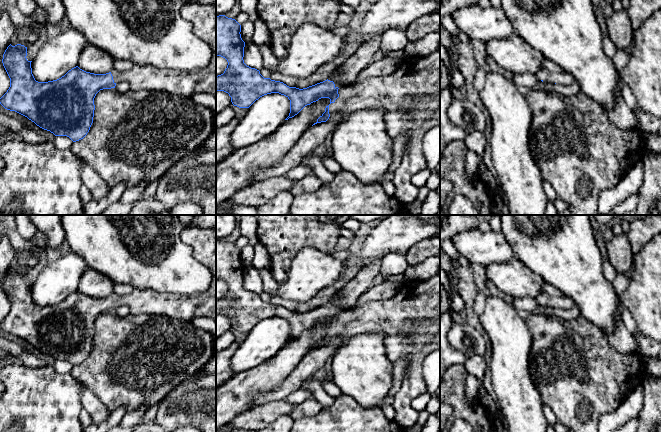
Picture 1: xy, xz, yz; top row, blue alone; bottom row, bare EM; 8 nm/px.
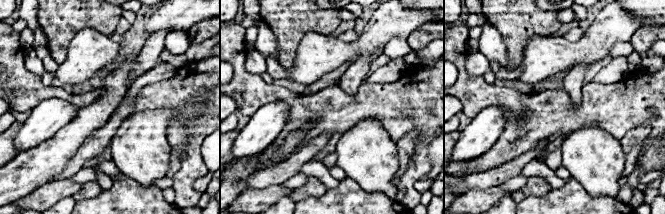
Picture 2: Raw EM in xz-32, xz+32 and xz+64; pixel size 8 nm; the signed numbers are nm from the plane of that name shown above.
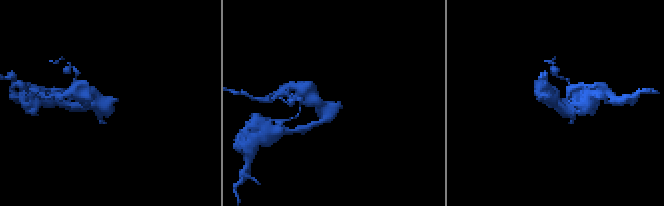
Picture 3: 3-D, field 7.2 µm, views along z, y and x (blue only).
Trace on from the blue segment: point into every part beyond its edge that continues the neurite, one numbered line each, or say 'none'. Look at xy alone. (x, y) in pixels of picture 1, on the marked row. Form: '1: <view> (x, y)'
1: xy (148, 78)

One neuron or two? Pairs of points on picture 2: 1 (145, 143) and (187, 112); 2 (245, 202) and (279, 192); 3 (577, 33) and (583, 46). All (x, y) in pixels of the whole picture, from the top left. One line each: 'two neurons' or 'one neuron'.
1: one neuron
2: one neuron
3: two neurons

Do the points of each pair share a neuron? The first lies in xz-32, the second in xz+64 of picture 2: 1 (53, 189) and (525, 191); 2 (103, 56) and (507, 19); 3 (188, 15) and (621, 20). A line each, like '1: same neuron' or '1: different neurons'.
1: different neurons
2: different neurons
3: same neuron

